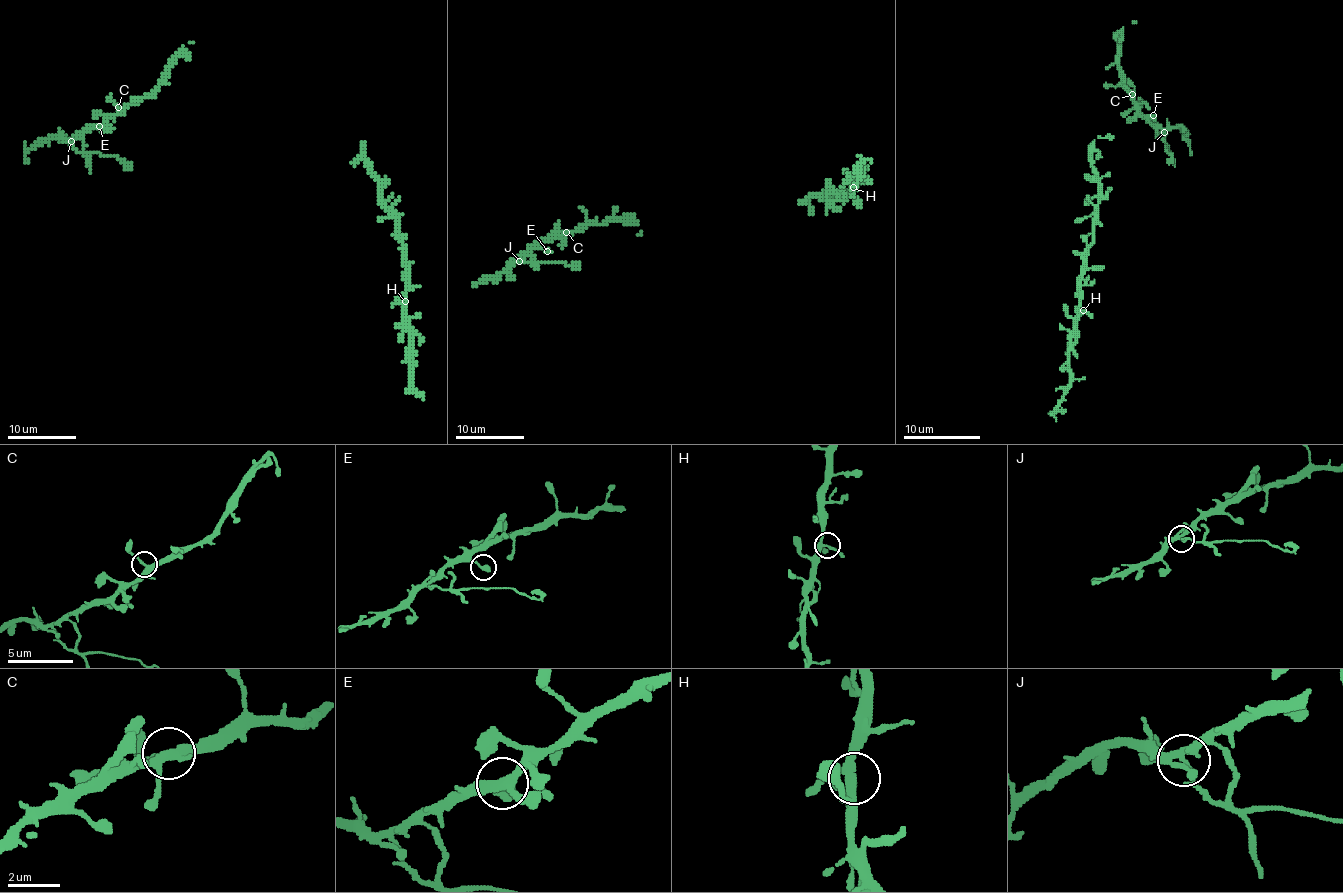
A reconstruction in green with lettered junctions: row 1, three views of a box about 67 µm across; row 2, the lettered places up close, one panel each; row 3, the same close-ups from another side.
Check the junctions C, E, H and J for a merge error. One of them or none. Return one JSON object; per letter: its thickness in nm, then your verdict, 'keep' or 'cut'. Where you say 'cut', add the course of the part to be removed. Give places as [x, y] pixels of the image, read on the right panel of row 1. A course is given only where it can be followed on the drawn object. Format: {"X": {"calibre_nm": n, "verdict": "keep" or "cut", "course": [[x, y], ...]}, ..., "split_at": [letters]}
{"C": {"calibre_nm": 280, "verdict": "keep"}, "E": {"calibre_nm": 420, "verdict": "keep"}, "H": {"calibre_nm": 240, "verdict": "keep"}, "J": {"calibre_nm": 240, "verdict": "cut", "course": [[1165, 132], [1165, 149], [1171, 155], [1169, 165]]}, "split_at": ["J"]}

